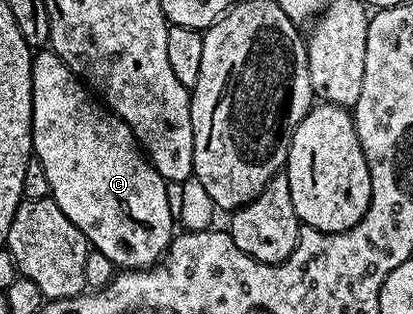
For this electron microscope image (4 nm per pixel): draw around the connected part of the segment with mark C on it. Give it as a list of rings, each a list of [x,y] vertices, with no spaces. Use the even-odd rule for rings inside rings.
[[[49,47],[33,53],[33,152],[36,161],[43,163],[43,171],[47,171],[47,183],[54,203],[60,207],[63,215],[67,215],[67,219],[71,219],[71,223],[75,223],[75,227],[79,227],[79,231],[83,231],[83,235],[96,252],[107,255],[107,259],[111,259],[111,263],[118,270],[148,269],[162,260],[165,250],[169,248],[169,243],[175,236],[175,228],[173,229],[175,220],[171,215],[171,207],[168,206],[165,178],[160,177],[157,174],[156,167],[149,162],[141,146],[137,144],[129,124],[123,118],[117,116],[116,113],[106,108],[86,88],[81,78],[74,75],[65,66],[60,55],[53,52],[52,48]]]

